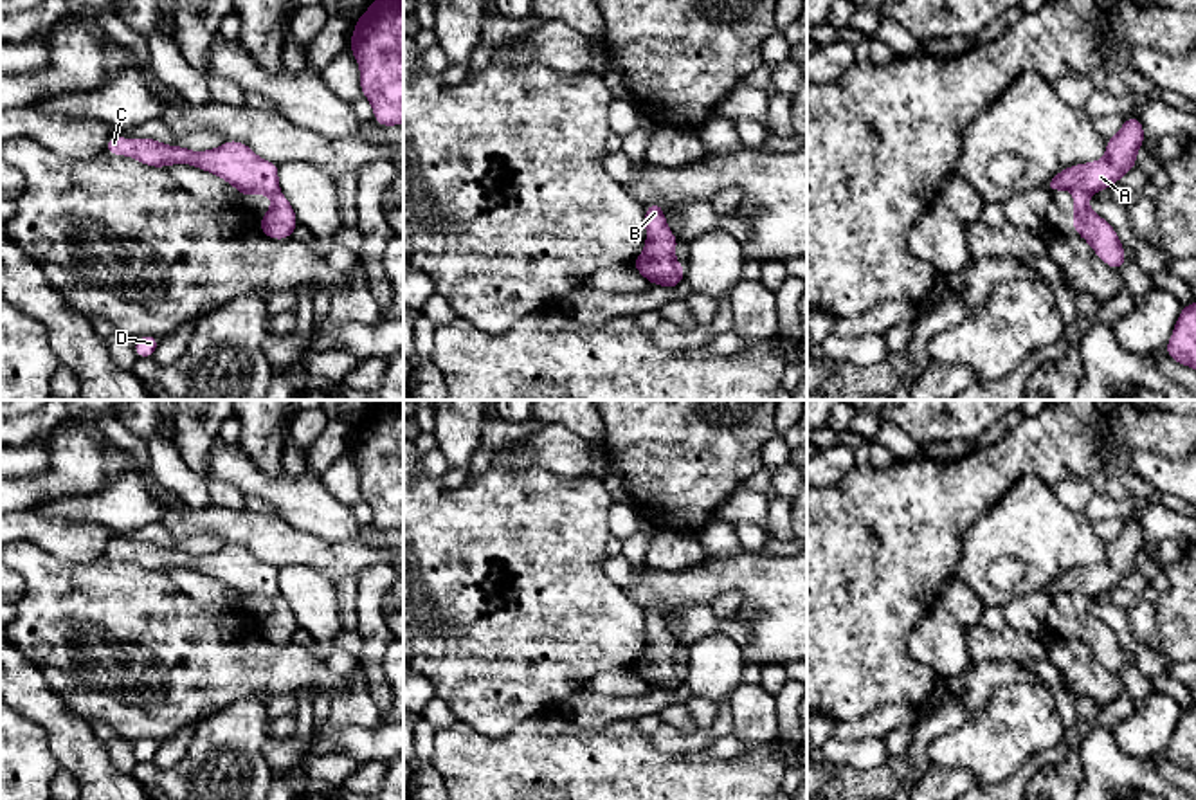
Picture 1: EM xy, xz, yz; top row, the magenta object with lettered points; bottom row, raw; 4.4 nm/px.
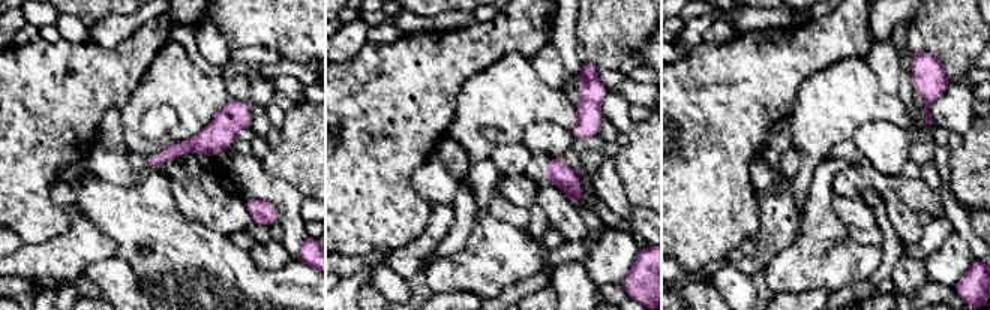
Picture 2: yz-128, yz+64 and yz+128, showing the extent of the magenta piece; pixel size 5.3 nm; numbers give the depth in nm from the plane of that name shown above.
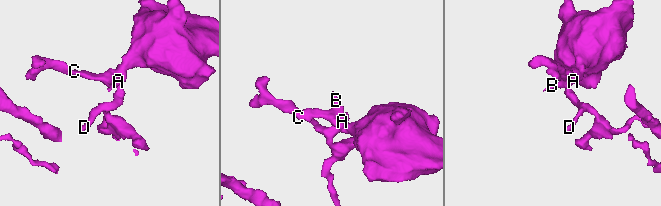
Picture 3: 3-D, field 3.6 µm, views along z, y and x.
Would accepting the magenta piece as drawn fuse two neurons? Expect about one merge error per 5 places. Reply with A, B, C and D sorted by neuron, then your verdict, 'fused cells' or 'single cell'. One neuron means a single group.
groups A B C / D; fused cells

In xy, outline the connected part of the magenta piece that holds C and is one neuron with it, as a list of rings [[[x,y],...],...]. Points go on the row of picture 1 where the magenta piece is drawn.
[[[113,135],[104,153],[133,157],[144,166],[166,168],[177,162],[205,169],[232,184],[240,196],[274,195],[279,191],[279,164],[259,159],[245,142],[225,141],[209,151],[191,151],[184,146],[168,146],[151,137],[130,142],[124,135]]]

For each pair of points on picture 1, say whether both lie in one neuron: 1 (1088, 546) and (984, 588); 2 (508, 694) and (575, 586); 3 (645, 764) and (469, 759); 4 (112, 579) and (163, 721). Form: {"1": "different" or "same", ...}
{"1": "same", "2": "same", "3": "same", "4": "same"}

